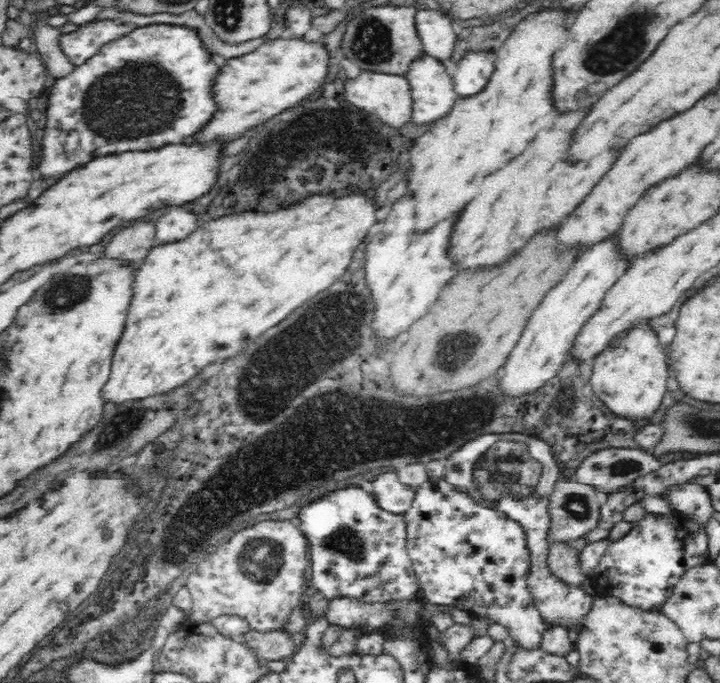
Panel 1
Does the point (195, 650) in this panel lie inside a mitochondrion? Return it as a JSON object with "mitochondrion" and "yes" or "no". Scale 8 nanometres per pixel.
{"mitochondrion":"no"}

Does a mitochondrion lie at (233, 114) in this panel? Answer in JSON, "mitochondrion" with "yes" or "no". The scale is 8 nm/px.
{"mitochondrion":"no"}

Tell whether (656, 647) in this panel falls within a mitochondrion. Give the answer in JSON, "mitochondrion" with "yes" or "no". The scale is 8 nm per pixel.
{"mitochondrion":"no"}

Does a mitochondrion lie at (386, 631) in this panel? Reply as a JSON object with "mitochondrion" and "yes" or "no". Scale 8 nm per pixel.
{"mitochondrion":"no"}

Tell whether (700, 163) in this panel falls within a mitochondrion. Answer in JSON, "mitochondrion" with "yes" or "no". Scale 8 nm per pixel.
{"mitochondrion":"no"}

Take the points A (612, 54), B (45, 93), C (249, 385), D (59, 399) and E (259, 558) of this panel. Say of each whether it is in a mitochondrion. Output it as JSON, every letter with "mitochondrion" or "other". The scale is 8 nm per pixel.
{"A":"mitochondrion","B":"other","C":"mitochondrion","D":"other","E":"mitochondrion"}

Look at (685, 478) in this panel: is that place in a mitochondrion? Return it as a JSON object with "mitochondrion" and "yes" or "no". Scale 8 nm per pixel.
{"mitochondrion":"no"}

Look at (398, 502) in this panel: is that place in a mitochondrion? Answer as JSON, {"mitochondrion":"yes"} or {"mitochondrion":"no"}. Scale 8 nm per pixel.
{"mitochondrion":"no"}

